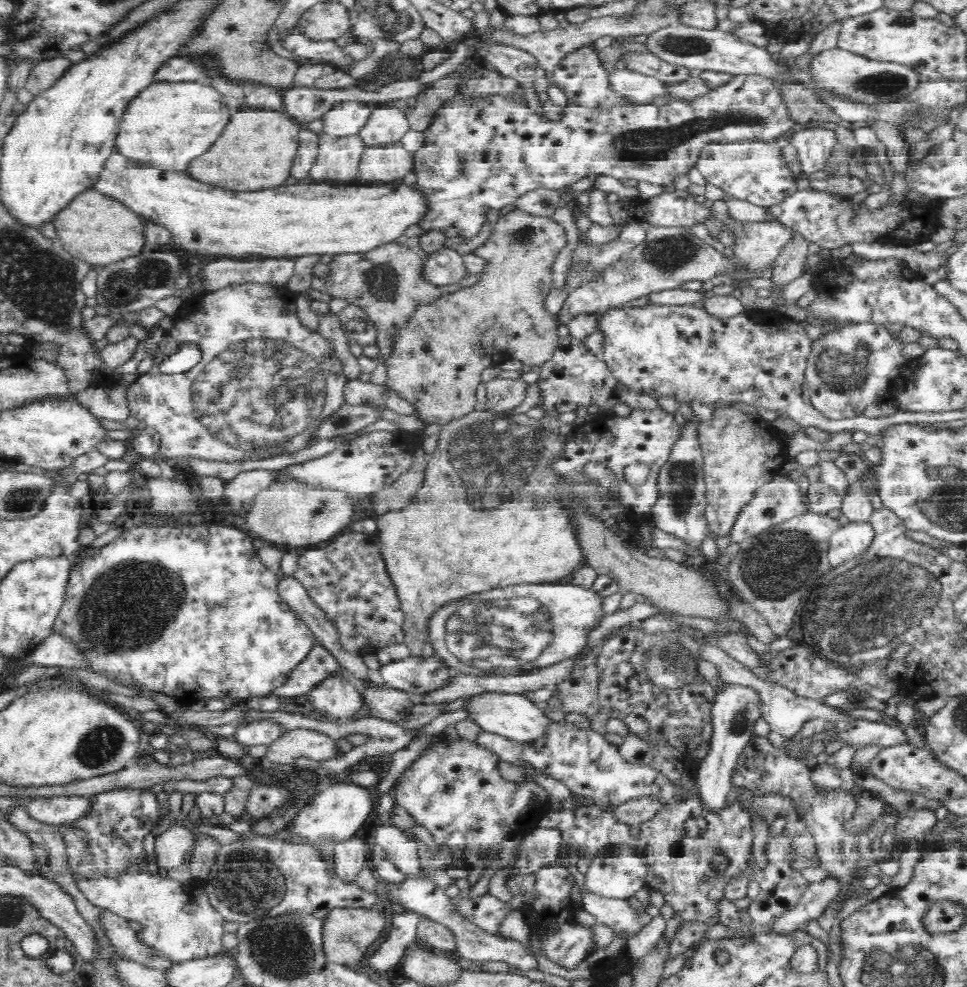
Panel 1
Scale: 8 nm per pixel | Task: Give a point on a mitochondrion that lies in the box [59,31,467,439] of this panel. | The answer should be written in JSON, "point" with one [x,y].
{"point":[120,288]}

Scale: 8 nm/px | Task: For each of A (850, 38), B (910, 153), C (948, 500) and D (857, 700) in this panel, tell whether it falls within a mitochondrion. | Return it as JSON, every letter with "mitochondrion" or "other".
{"A":"other","B":"other","C":"mitochondrion","D":"other"}

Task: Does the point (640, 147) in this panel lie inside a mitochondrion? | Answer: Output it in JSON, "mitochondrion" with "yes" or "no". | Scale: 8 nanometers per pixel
{"mitochondrion":"yes"}

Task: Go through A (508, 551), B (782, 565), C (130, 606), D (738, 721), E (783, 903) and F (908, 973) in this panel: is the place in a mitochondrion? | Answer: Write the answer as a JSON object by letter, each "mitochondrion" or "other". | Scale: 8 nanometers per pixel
{"A":"other","B":"mitochondrion","C":"mitochondrion","D":"mitochondrion","E":"other","F":"mitochondrion"}

